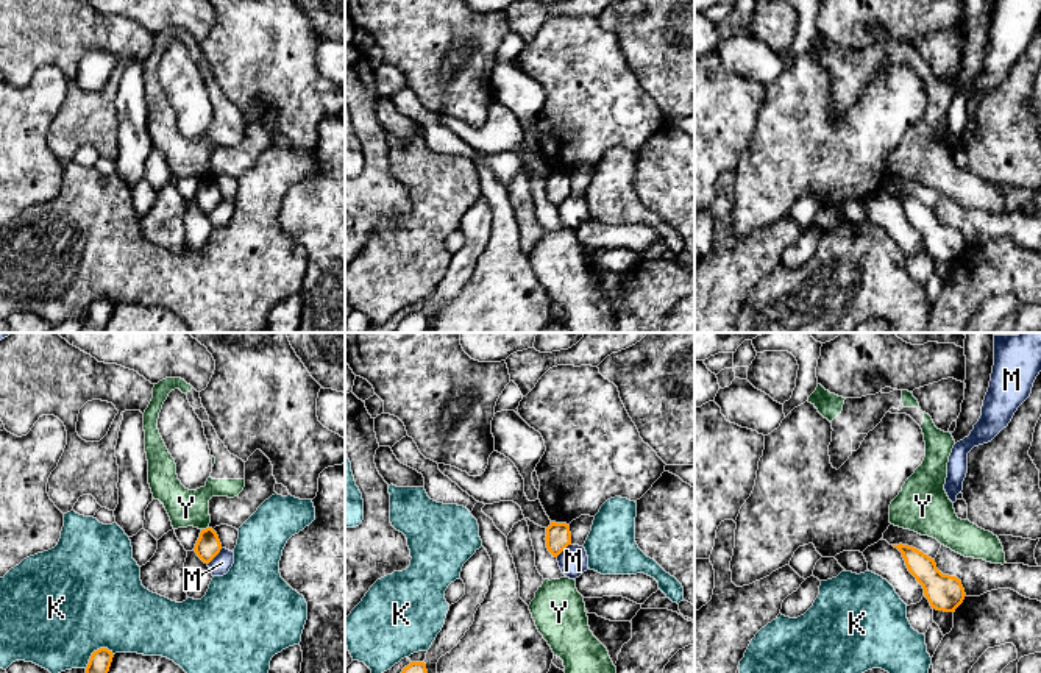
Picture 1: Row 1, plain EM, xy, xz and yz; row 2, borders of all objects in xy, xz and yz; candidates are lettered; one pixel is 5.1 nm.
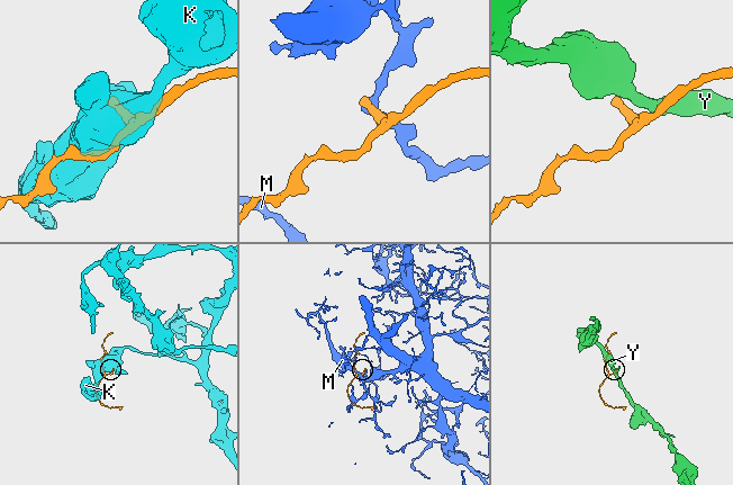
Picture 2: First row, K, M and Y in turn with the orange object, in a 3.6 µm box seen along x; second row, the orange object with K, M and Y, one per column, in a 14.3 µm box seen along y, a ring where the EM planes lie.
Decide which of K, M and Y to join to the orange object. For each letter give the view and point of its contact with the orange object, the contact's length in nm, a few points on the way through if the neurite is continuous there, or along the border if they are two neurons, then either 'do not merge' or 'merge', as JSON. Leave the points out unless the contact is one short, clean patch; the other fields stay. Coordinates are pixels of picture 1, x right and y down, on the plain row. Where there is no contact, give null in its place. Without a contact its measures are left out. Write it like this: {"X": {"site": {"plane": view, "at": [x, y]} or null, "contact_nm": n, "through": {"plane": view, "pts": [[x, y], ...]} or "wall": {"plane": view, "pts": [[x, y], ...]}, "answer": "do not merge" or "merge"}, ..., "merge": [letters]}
{"K": {"site": {"plane": "xy", "at": [97, 300]}, "contact_nm": 170, "answer": "do not merge"}, "M": {"site": {"plane": "xy", "at": [216, 205]}, "contact_nm": 120, "wall": {"plane": "xy", "pts": [[222, 199], [208, 214]]}, "answer": "do not merge"}, "Y": {"site": {"plane": "xy", "at": [206, 178]}, "contact_nm": 40, "wall": {"plane": "xy", "pts": [[208, 177], [202, 180]]}, "answer": "do not merge"}, "merge": []}

